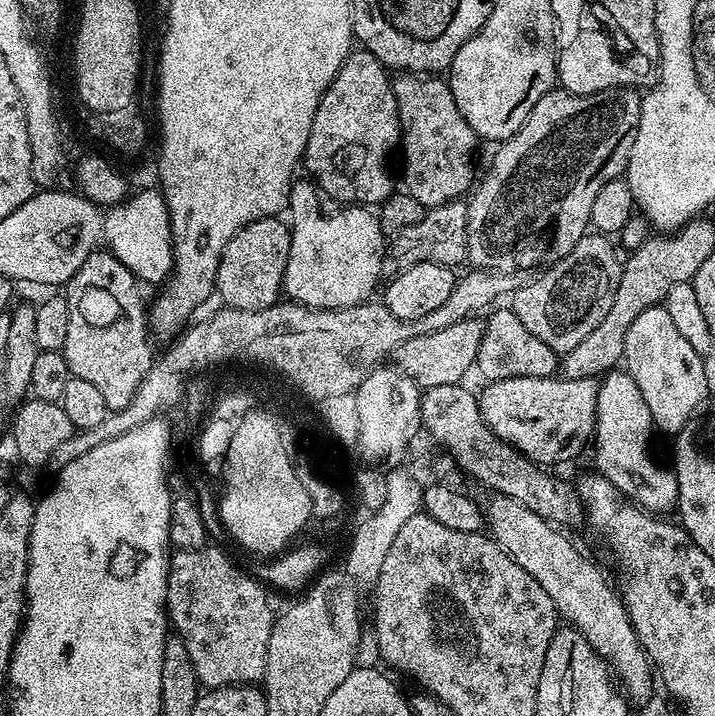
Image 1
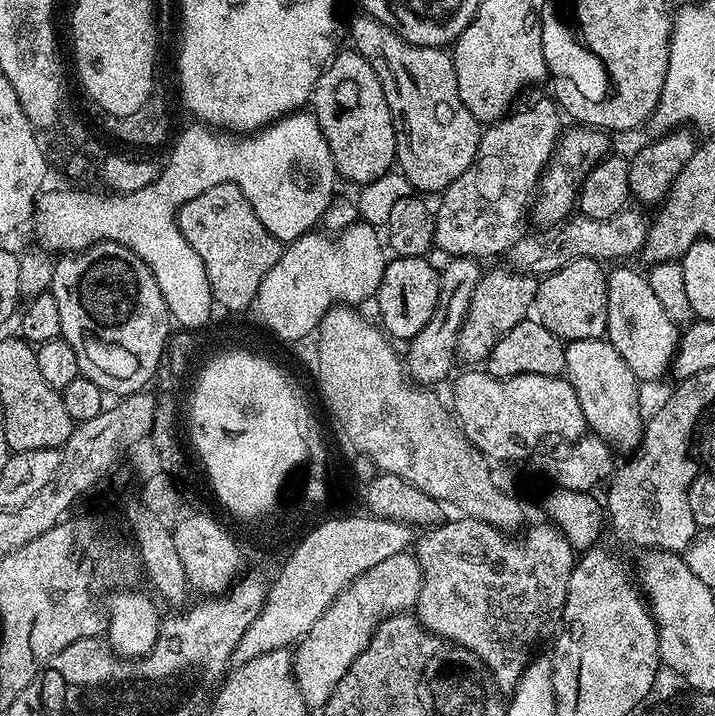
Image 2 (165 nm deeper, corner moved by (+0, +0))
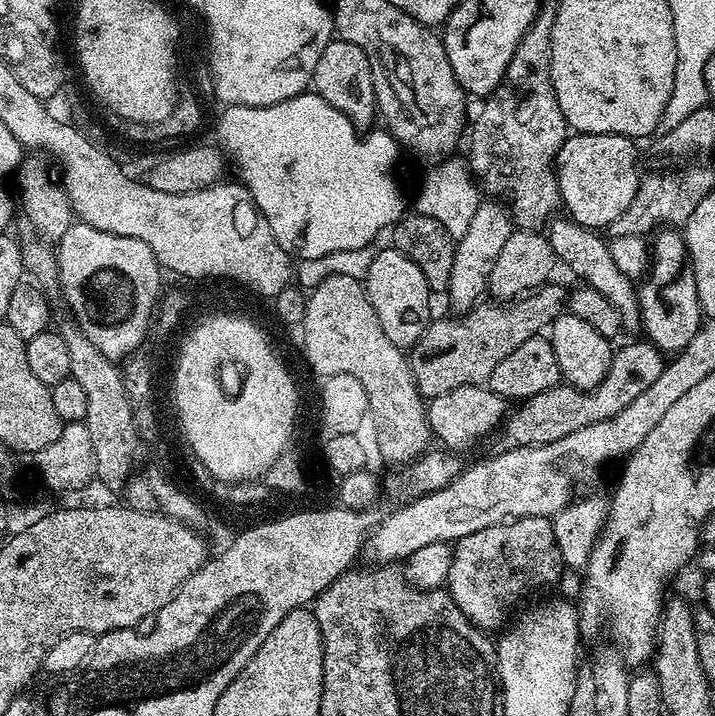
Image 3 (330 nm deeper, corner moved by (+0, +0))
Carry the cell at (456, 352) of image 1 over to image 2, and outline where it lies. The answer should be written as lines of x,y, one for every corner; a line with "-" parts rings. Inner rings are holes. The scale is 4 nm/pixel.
511,267
496,268
493,272
485,271
474,290
474,298
470,302
470,310
462,322
462,330
458,334
455,359
464,366
480,366
487,361
490,350
498,346
503,336
518,322
529,319
536,302
537,277
518,272

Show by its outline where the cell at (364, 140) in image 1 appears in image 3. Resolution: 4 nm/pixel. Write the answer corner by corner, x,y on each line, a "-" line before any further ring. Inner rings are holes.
339,38
329,40
326,50
322,50
322,58
318,58
318,66
314,66
311,87
317,96
330,102
334,110
342,110
342,114
350,118
357,130
373,127
372,119
377,119
378,116
374,78
366,54
362,54
362,50
354,46
354,42
346,42

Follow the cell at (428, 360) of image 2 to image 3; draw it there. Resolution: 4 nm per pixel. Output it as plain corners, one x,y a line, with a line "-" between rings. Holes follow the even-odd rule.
496,198
481,199
478,210
474,210
474,218
470,218
470,226
466,226
466,234
456,240
454,266
450,269
446,293
447,299
452,299
453,313
470,311
483,297
480,295
488,292
490,270
494,270
494,262
498,262
498,254
502,251
502,246
506,246
506,238
510,238
512,231
514,221
509,205

